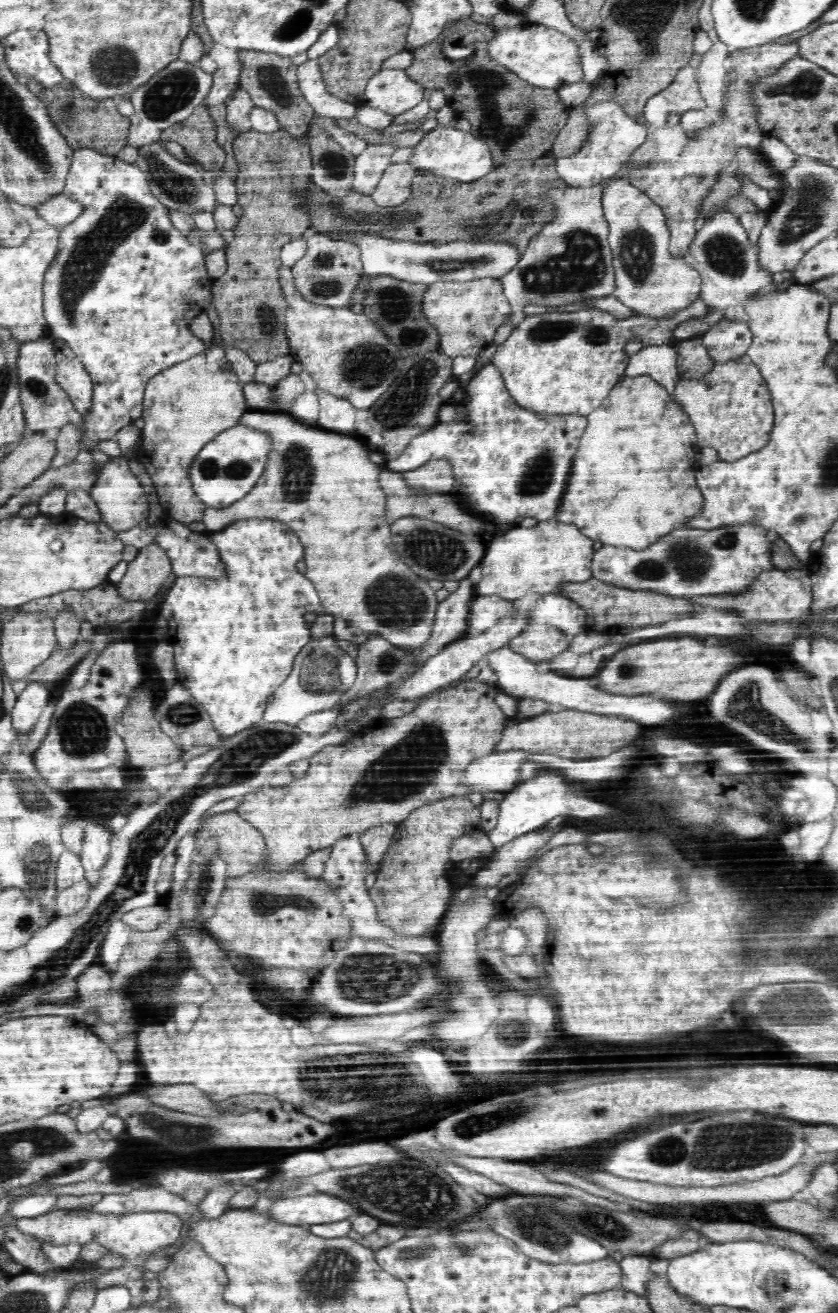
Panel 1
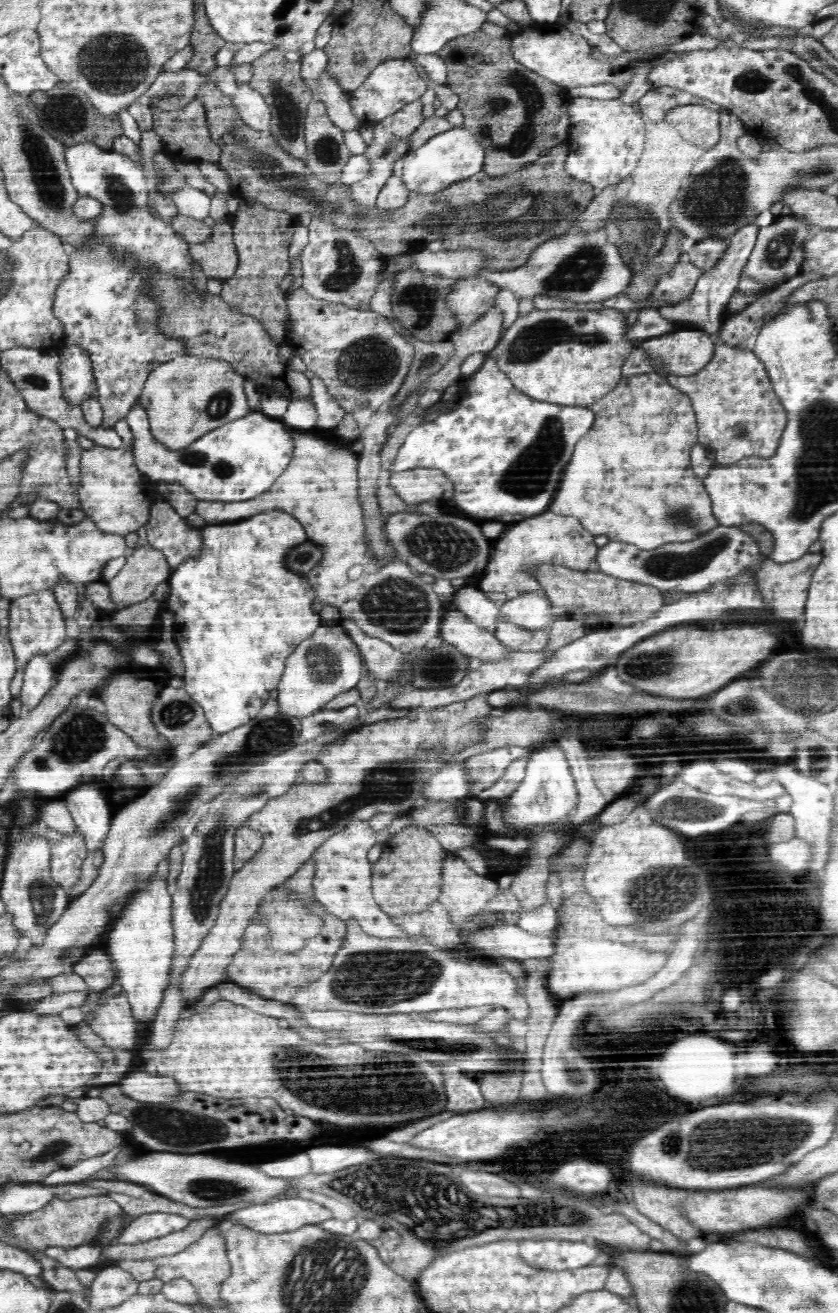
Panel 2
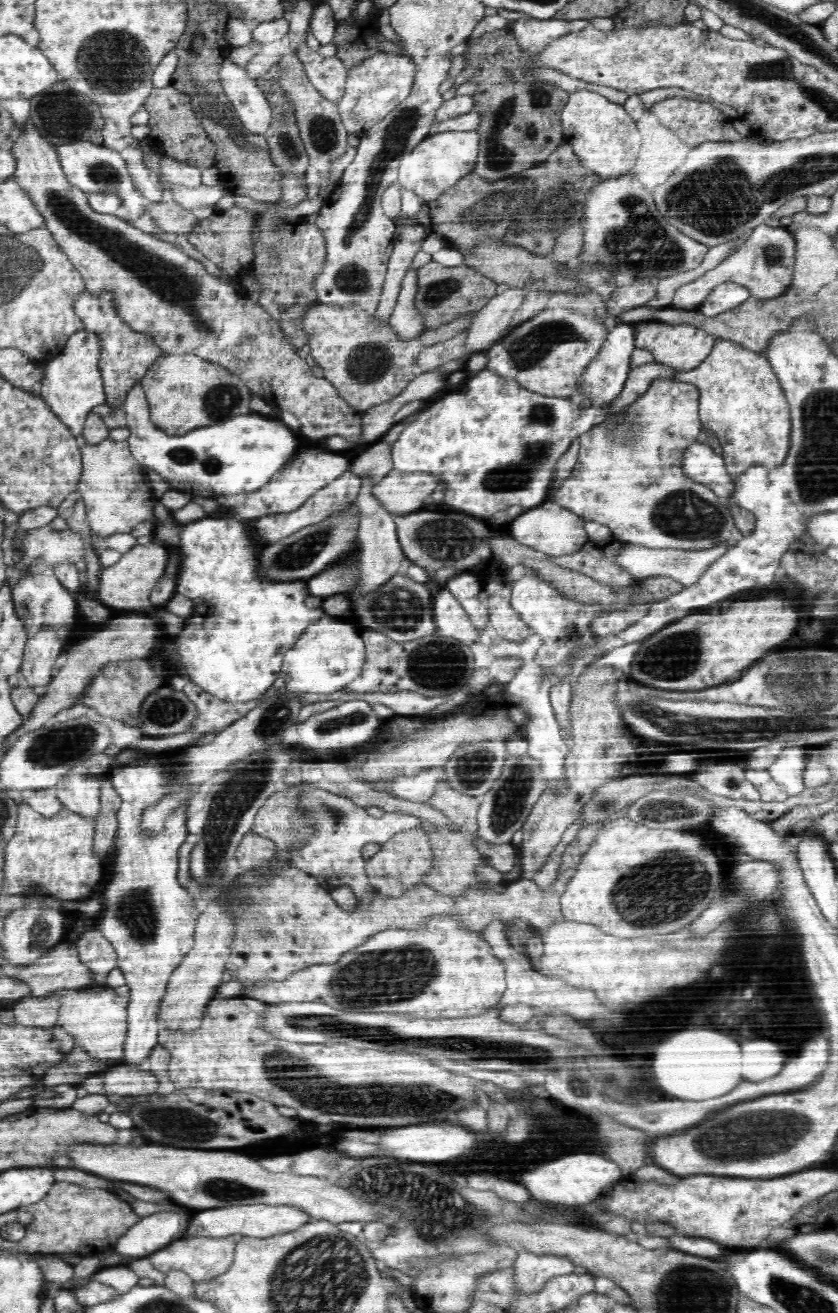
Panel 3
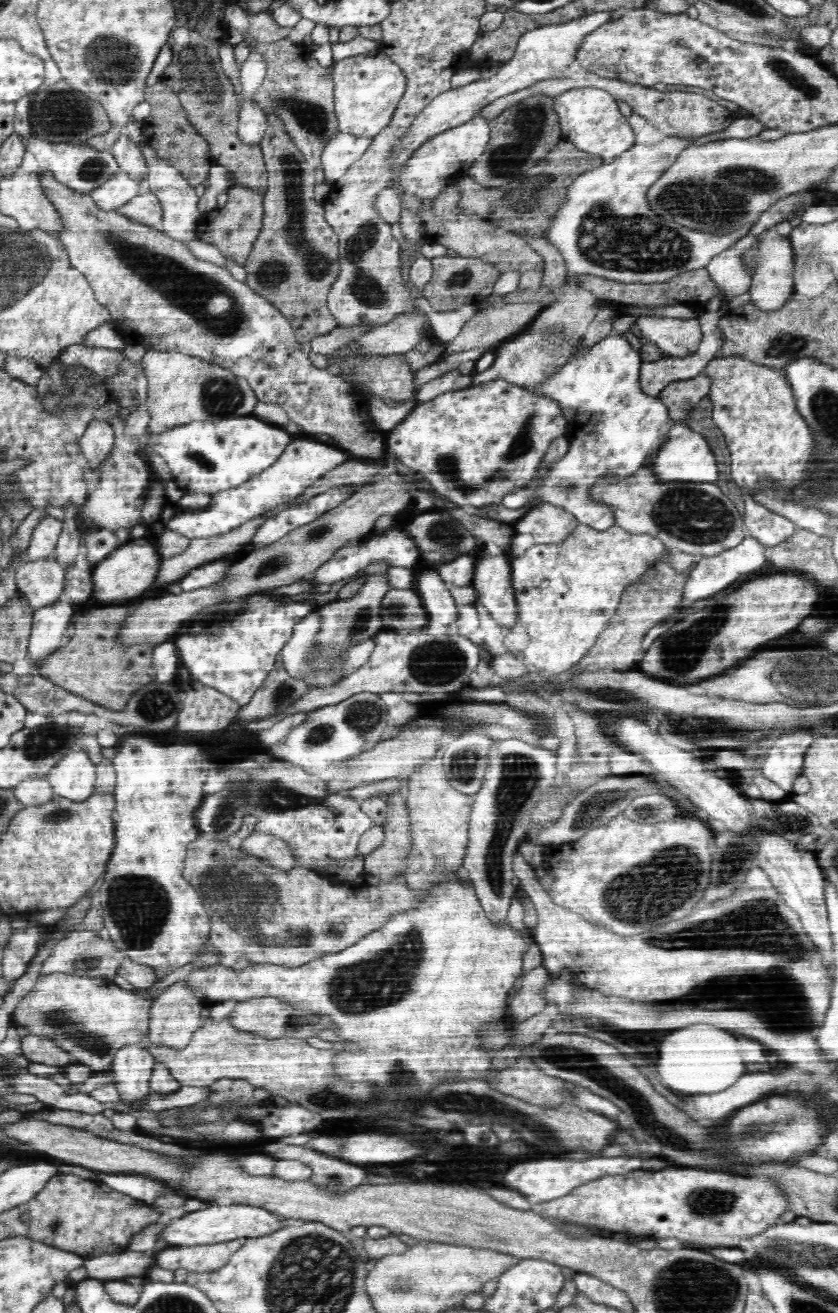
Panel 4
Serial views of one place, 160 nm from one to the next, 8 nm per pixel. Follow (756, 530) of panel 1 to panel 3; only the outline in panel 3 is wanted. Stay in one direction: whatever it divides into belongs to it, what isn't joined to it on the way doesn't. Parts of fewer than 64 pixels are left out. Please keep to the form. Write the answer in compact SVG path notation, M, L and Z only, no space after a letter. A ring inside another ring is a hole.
M728 541L726 544L716 545L712 549L682 550L650 549L642 545L626 544L626 548L616 558L616 563L624 570L630 571L638 582L653 575L667 575L668 578L674 578L682 586L692 586L700 578L700 574L704 574L710 568L710 564L714 564L718 558L723 557L725 550L732 545L732 541Z

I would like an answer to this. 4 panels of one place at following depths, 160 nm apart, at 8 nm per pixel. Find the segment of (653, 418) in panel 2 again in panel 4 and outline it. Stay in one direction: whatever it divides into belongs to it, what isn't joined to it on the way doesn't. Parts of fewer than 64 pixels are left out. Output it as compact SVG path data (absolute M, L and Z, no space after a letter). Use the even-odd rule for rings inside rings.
M700 373L698 376L668 384L659 392L658 397L670 408L670 417L674 421L688 425L686 415L694 406L698 406L697 402L704 398L710 389L710 375ZM646 461L646 464L643 464L638 472L633 472L630 476L621 479L612 473L602 475L591 486L589 497L600 504L614 506L615 524L622 526L624 530L628 530L632 534L658 535L668 550L682 551L699 558L716 556L728 548L734 548L748 535L747 532L744 533L743 517L740 516L735 503L724 496L723 491L716 483L658 480L650 466L650 461Z

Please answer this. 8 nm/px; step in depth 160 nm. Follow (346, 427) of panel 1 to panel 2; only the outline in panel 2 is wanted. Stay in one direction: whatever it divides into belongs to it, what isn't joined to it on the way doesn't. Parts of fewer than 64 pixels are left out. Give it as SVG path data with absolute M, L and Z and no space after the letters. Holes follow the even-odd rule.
M314 376L310 379L312 400L317 409L317 421L321 428L332 428L341 422L341 418L347 413L340 407L338 401L328 393L326 385L321 378Z

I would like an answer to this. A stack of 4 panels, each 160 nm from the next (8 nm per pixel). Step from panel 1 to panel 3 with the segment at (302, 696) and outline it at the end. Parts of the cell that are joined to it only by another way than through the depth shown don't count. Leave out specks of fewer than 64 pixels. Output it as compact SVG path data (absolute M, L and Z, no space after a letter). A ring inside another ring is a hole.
M320 618L308 626L302 636L290 648L281 666L281 675L289 692L332 694L344 689L360 677L365 661L366 646L360 637L360 630L347 621L338 622L332 618Z

